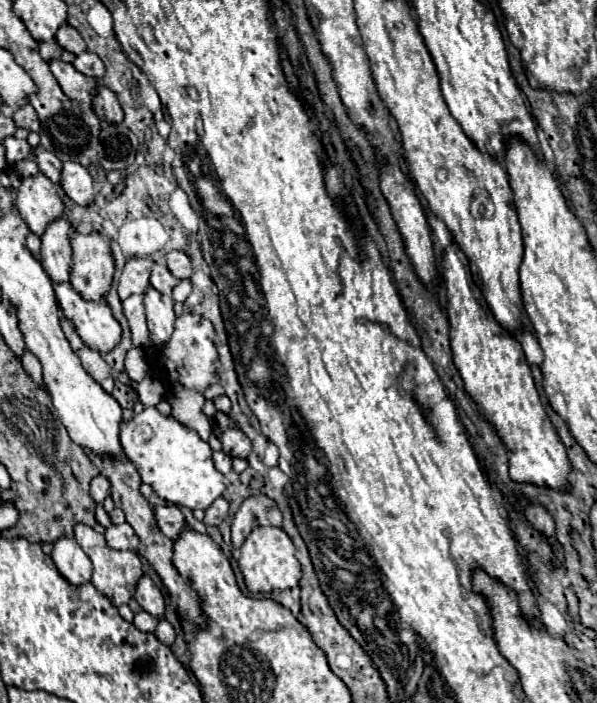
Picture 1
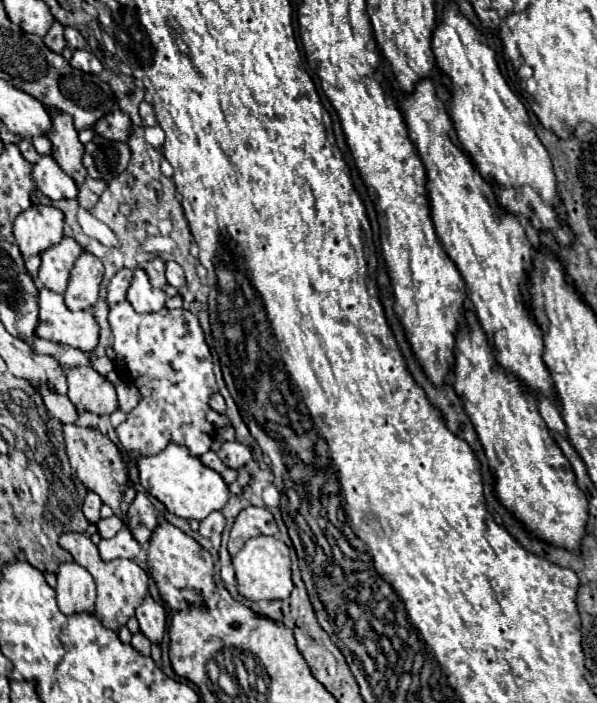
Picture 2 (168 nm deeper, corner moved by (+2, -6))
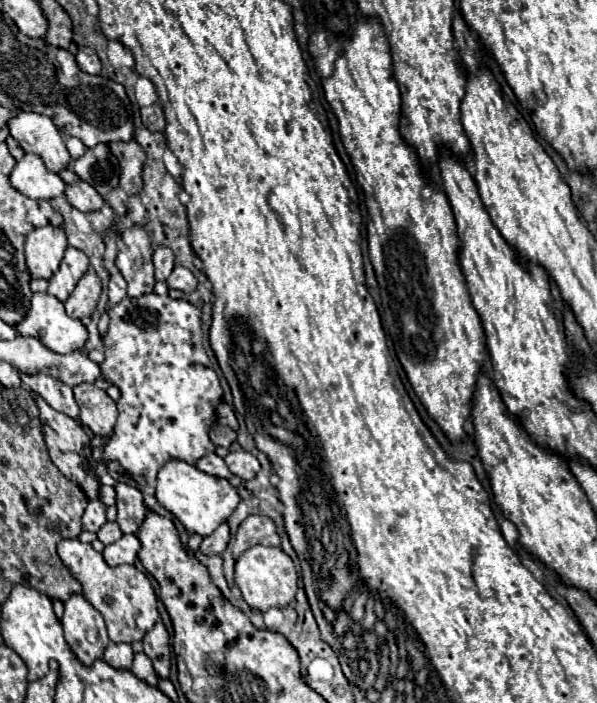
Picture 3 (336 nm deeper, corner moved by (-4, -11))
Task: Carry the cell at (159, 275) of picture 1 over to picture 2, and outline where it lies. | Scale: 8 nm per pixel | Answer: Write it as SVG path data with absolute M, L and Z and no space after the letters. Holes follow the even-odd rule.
M154 257L154 259L148 261L148 265L146 265L146 273L148 273L148 277L150 277L152 287L158 287L158 289L164 289L164 287L166 287L164 267L166 267L164 261L158 259L158 257Z

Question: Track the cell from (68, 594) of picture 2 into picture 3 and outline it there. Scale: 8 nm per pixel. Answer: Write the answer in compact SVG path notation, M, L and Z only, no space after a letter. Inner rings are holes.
M82 592L72 594L66 600L62 626L64 626L66 642L70 644L74 654L88 666L104 654L104 648L110 642L102 614L84 598ZM88 628L98 628L98 640L94 644L86 640Z

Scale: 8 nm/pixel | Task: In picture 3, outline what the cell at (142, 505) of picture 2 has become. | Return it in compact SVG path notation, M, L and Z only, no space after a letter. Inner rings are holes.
M118 484L116 486L118 492L118 524L122 528L124 534L134 534L138 536L142 522L148 516L148 506L144 504L144 496L138 488L128 486L128 484Z

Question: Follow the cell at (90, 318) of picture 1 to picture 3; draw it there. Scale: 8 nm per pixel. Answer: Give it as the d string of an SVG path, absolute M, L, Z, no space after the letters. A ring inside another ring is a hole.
M42 292L42 294L34 294L32 296L32 306L30 306L30 316L26 316L26 320L22 320L22 324L16 324L14 326L22 336L32 336L32 338L38 338L46 348L50 348L52 352L58 352L58 354L70 354L70 352L80 352L84 350L86 346L86 340L88 340L88 330L86 326L76 320L76 318L70 318L64 310L64 304L48 294L48 292Z

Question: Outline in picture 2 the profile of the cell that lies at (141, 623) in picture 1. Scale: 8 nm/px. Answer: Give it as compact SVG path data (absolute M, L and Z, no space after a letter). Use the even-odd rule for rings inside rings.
M136 633L134 637L132 637L132 643L130 643L140 655L150 655L150 647L152 647L152 643L142 635L142 633Z

